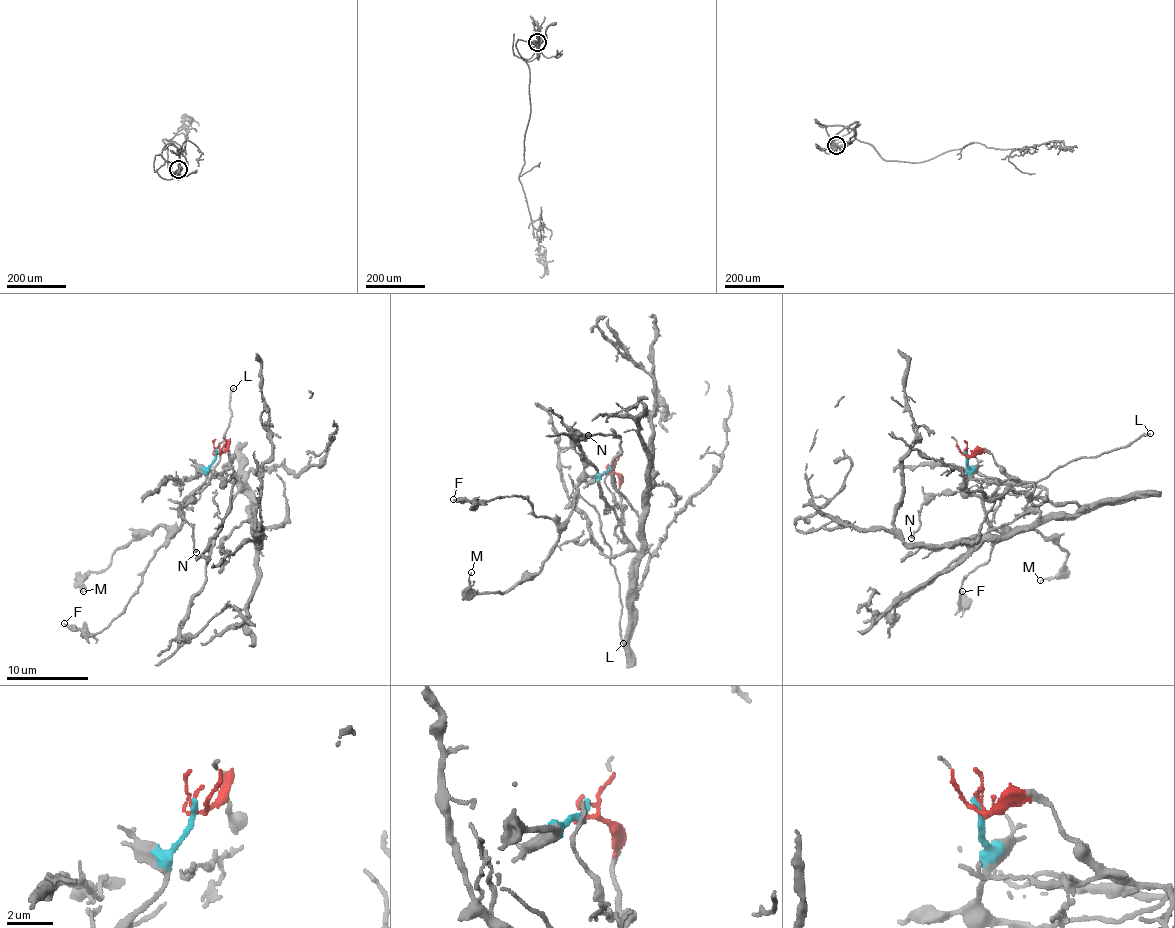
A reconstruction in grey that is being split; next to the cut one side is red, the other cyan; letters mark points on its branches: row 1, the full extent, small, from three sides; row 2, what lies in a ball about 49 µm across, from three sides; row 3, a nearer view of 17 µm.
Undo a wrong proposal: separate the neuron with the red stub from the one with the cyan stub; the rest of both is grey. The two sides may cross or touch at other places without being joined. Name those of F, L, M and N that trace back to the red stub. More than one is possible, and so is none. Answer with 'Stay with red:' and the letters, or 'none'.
Stay with red: none

